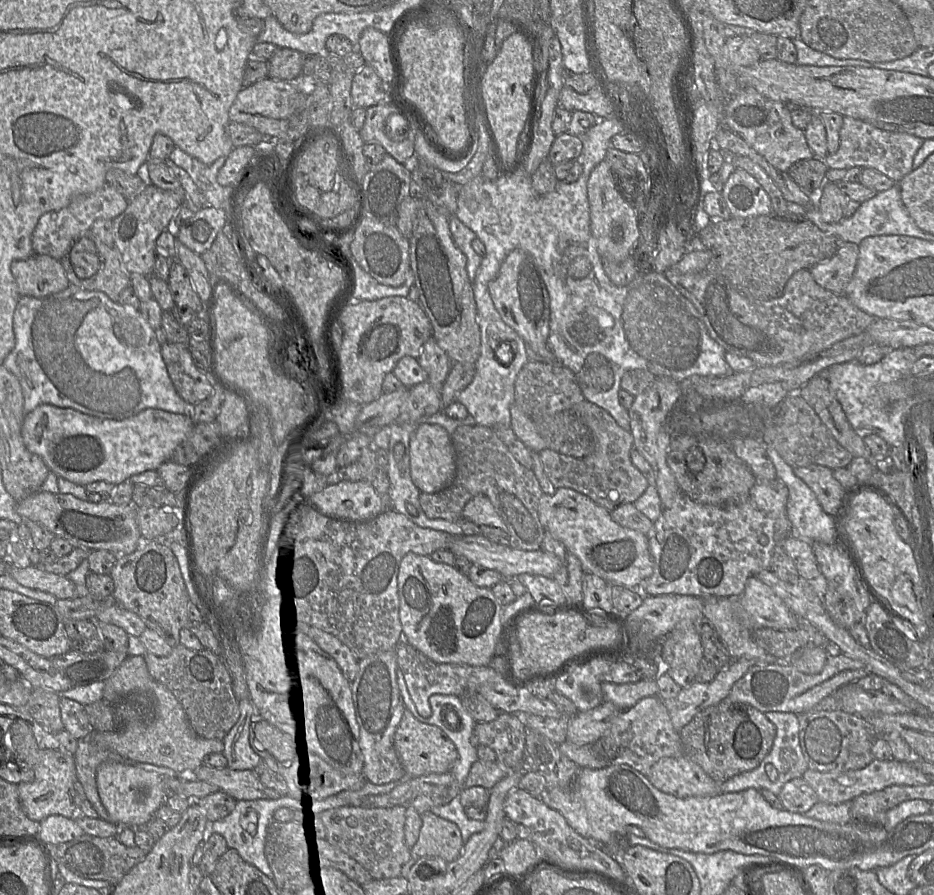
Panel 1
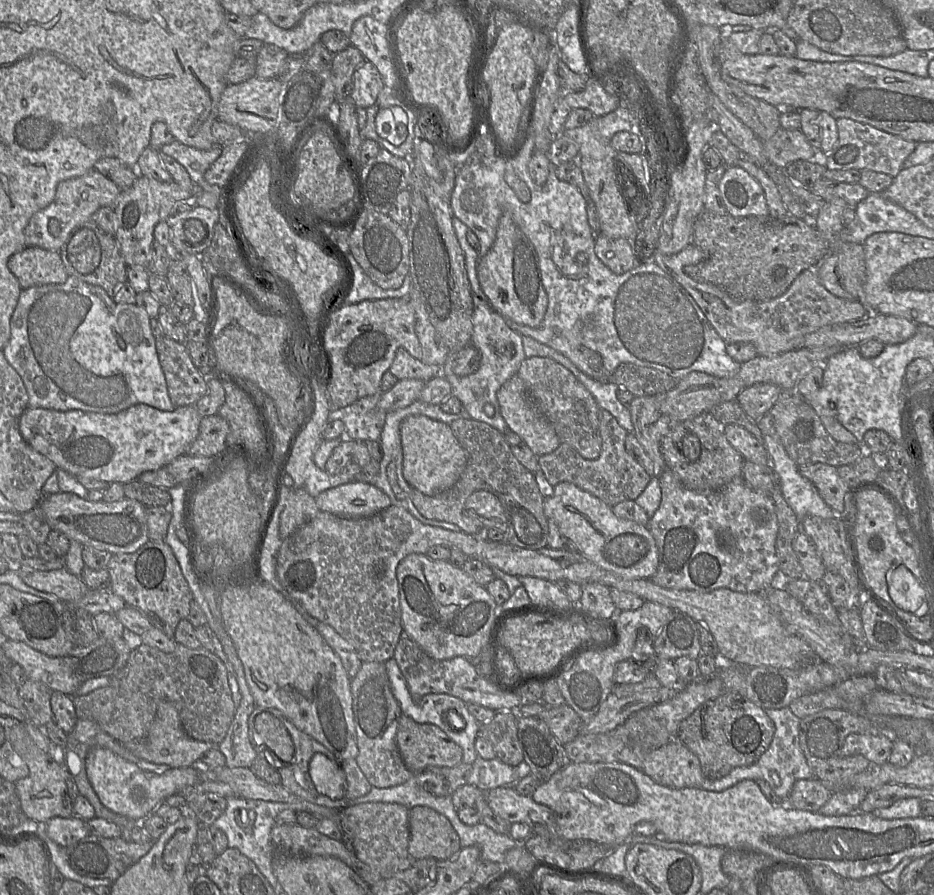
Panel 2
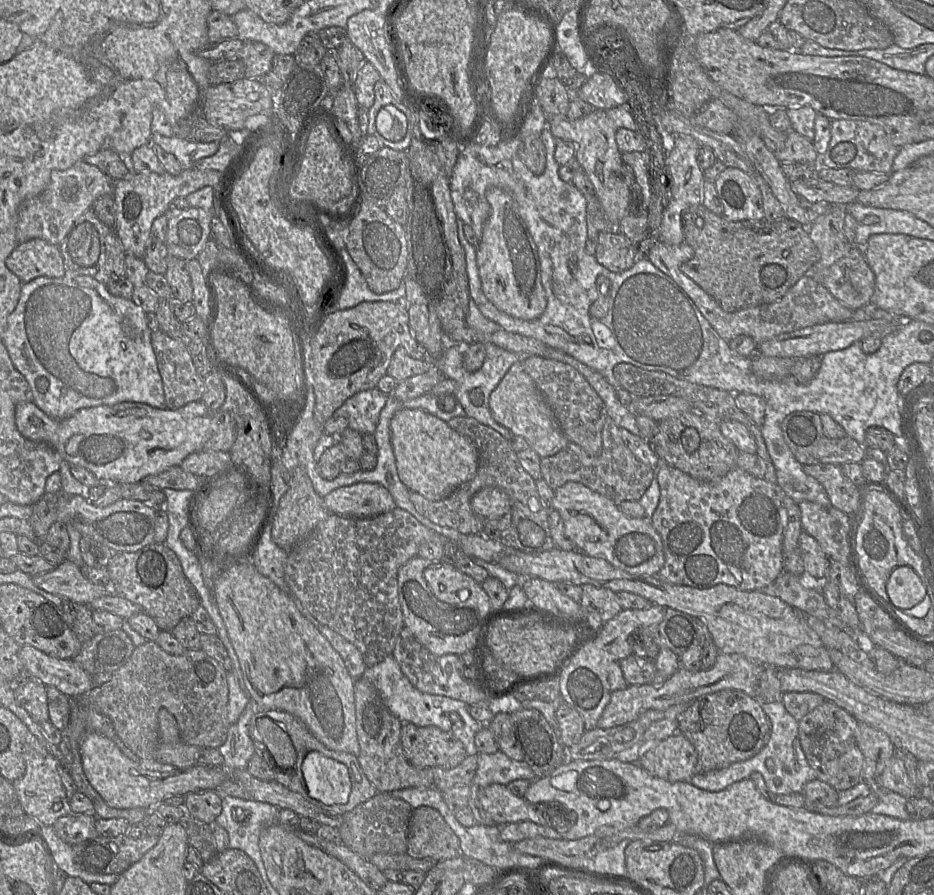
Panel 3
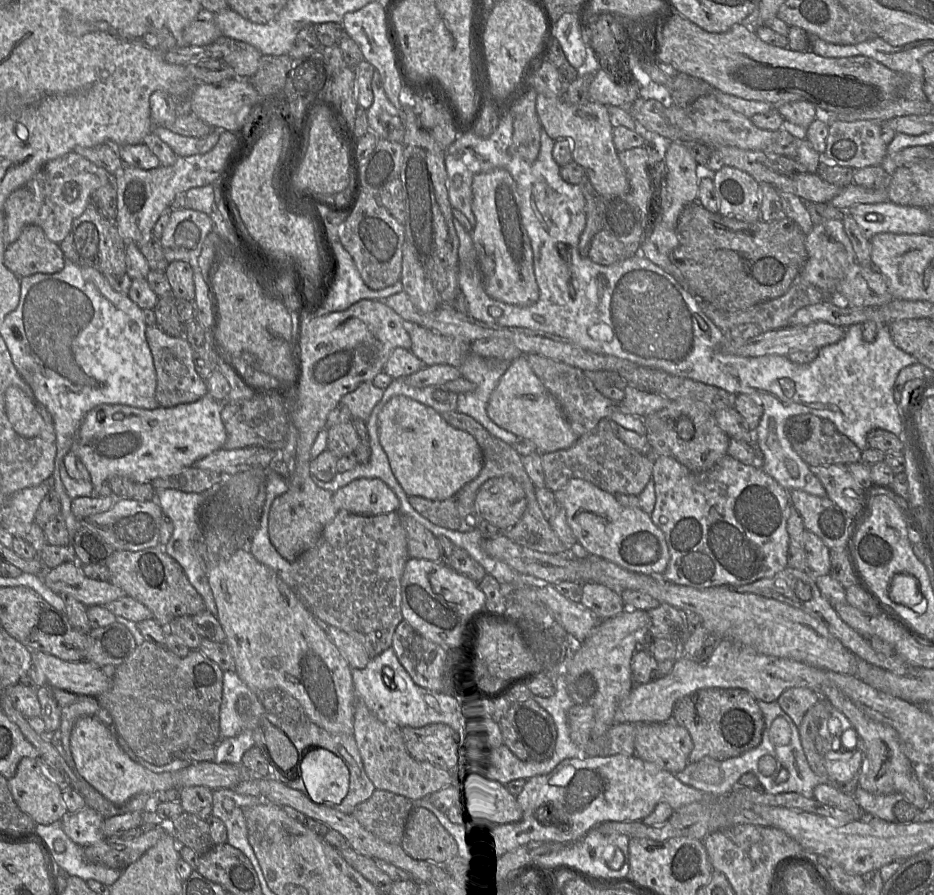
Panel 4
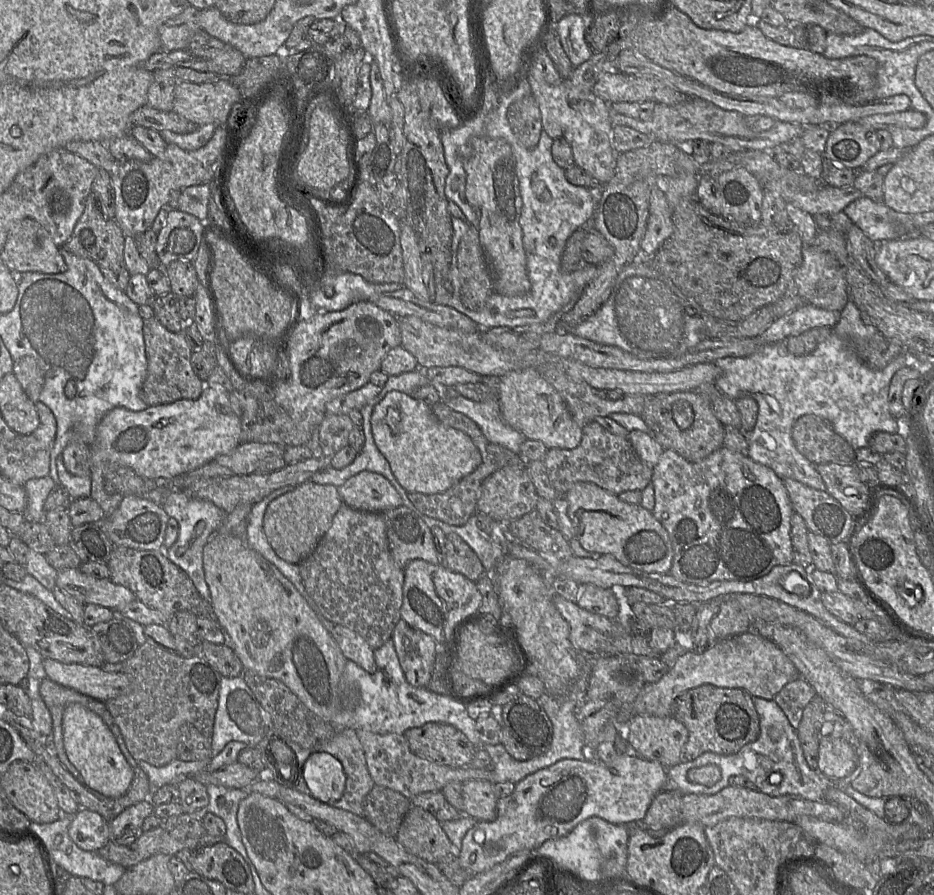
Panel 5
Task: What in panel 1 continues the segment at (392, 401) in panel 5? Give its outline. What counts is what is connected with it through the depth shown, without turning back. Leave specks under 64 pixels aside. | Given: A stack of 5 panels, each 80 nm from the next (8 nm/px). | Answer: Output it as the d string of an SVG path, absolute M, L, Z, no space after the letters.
M419 424L410 440L410 475L424 493L437 493L449 487L456 476L456 454L452 436L438 424Z

